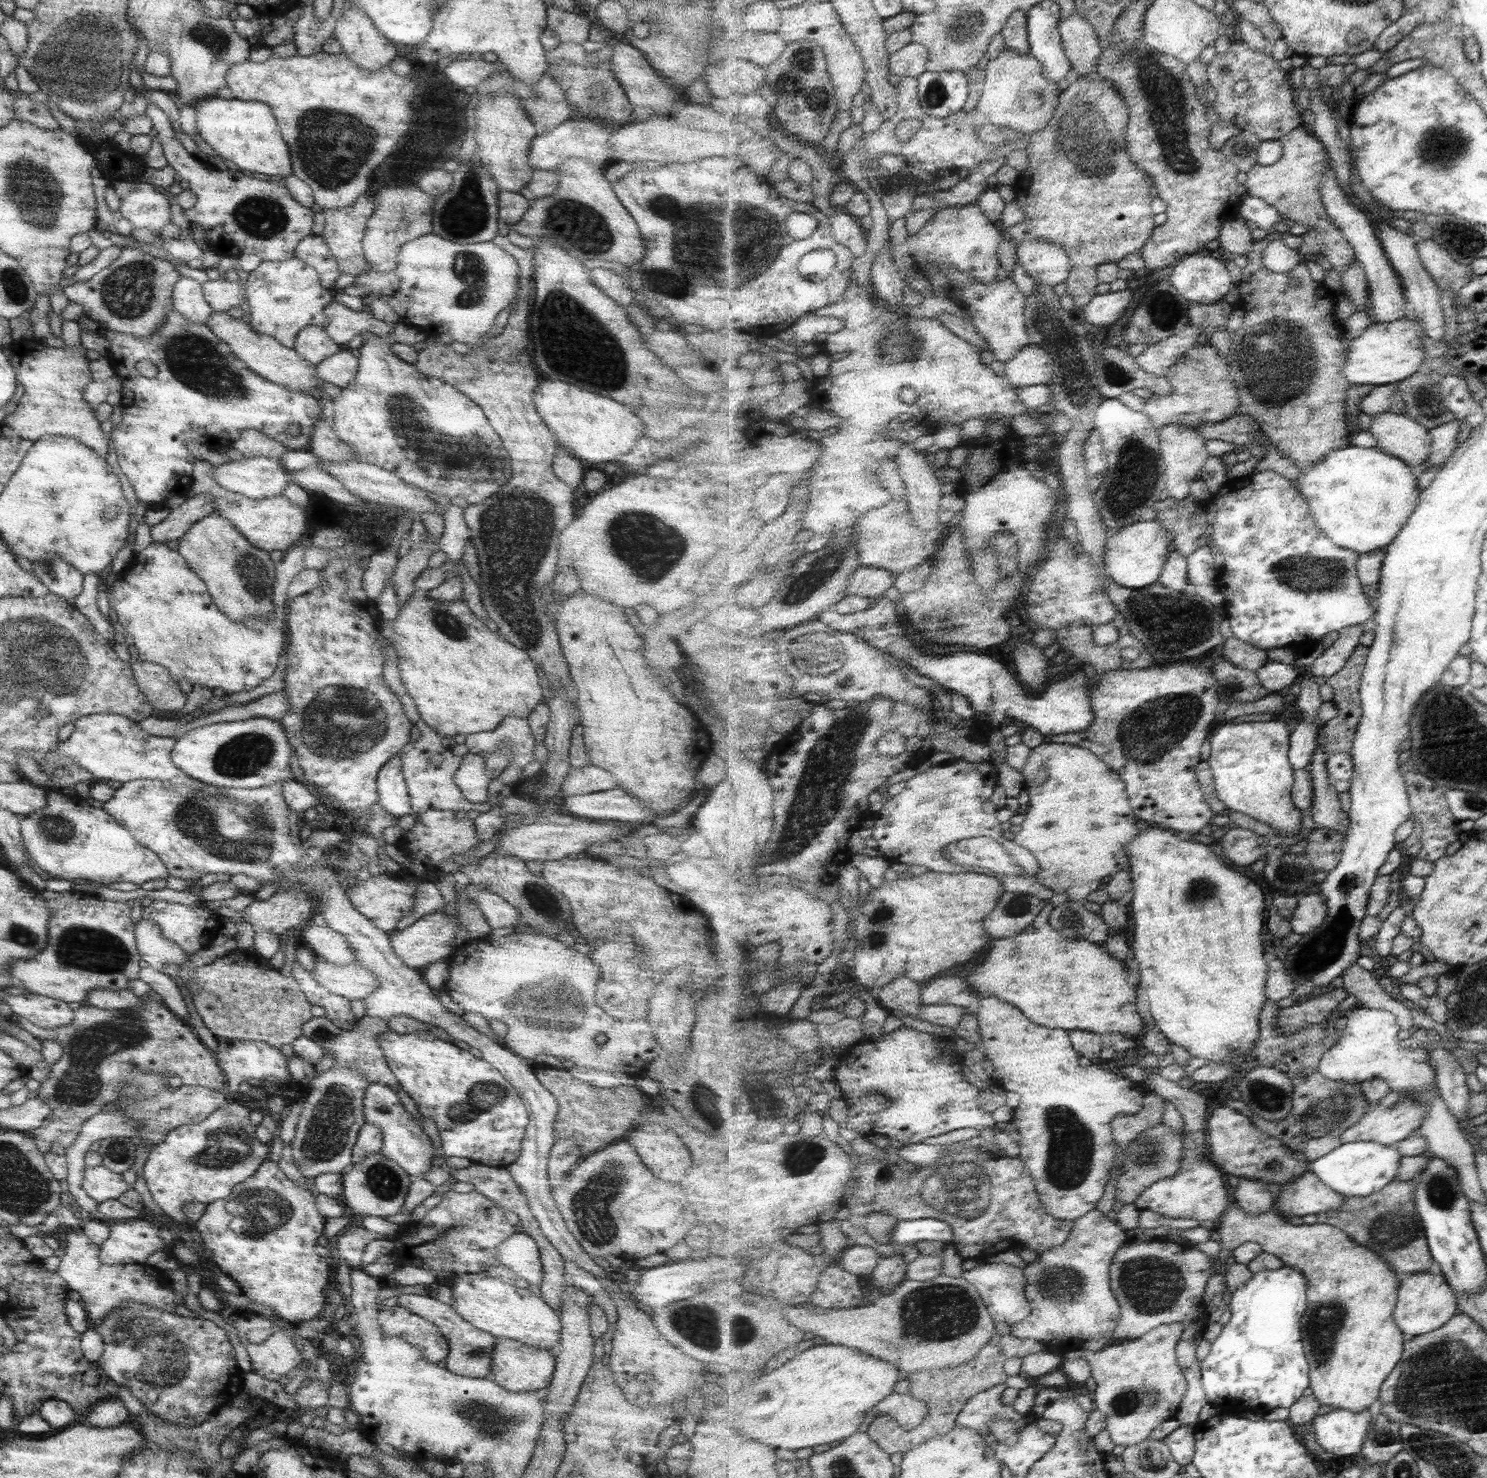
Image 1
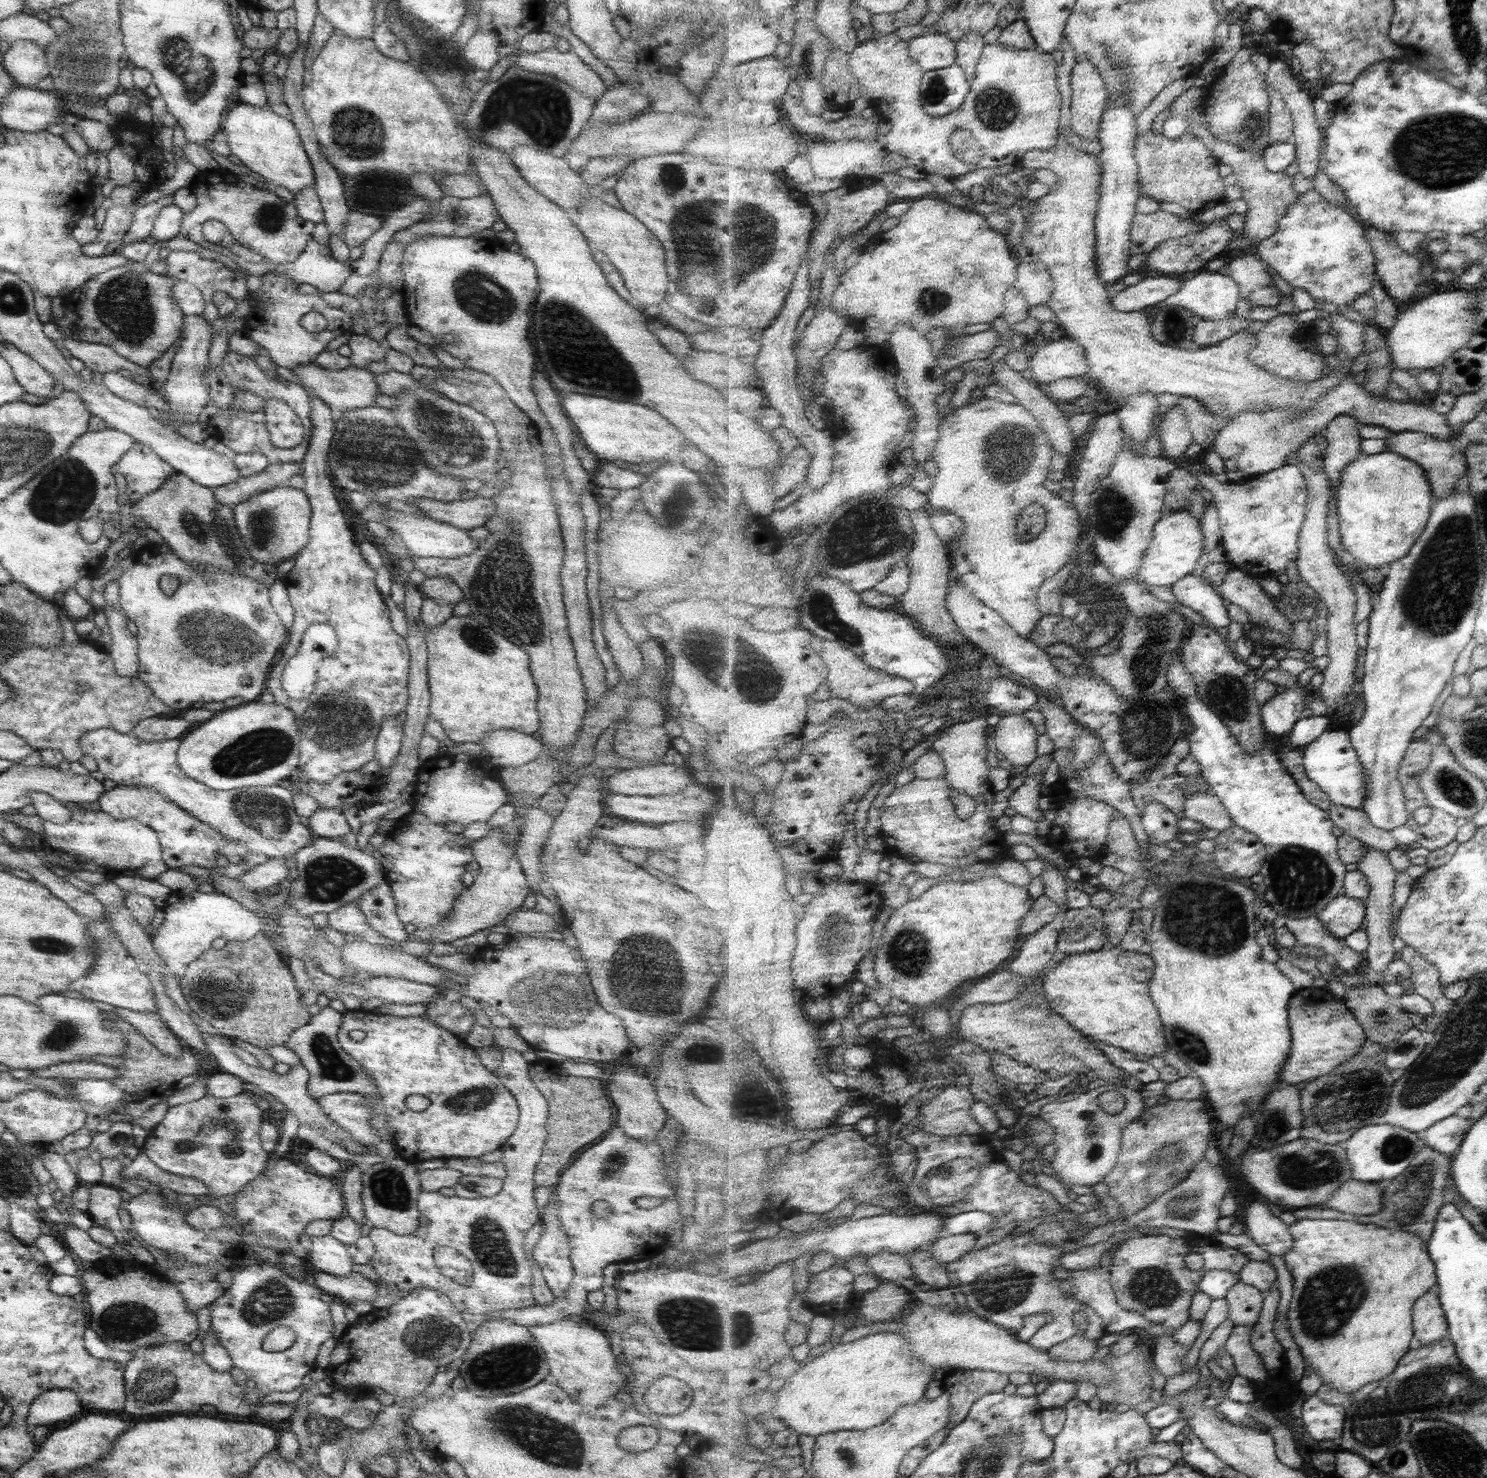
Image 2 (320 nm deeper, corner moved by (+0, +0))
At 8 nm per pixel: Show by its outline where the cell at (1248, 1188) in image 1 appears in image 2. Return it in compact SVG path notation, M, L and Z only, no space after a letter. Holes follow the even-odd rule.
M1251 1201L1243 1213L1244 1231L1267 1253L1283 1258L1293 1249L1295 1240L1290 1226L1275 1216L1265 1201Z

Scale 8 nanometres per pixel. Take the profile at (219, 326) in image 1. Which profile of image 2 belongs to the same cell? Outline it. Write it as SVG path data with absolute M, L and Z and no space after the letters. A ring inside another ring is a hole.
M306 363L305 365L297 365L291 372L295 372L299 384L307 392L321 399L337 415L344 410L367 408L374 404L375 398L380 394L374 376L363 368L357 369L352 365L341 371L329 371L317 367L313 363Z

